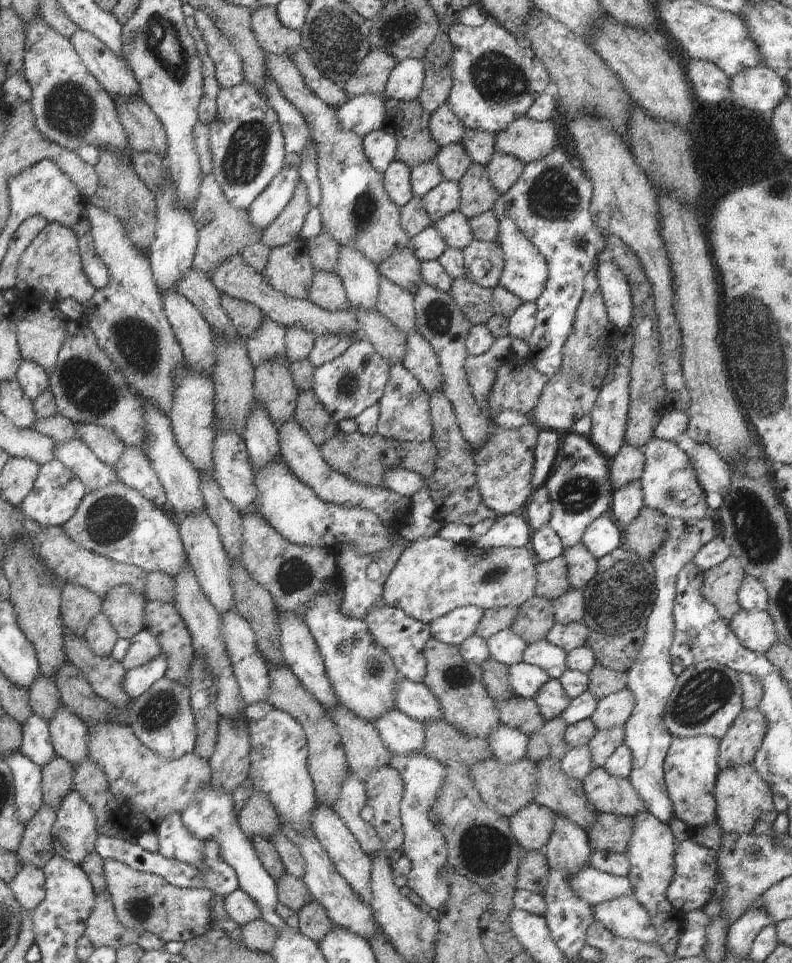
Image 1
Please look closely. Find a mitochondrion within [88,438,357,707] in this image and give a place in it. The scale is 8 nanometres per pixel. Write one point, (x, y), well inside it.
(295, 574)

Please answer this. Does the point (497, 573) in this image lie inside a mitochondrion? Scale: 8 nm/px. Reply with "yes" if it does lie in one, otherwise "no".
yes

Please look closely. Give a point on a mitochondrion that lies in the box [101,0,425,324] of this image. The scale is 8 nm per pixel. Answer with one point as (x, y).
(335, 36)

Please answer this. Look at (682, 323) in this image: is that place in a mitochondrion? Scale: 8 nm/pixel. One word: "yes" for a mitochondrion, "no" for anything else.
no

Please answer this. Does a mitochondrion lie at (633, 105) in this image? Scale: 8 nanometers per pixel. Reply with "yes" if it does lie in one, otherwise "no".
no

